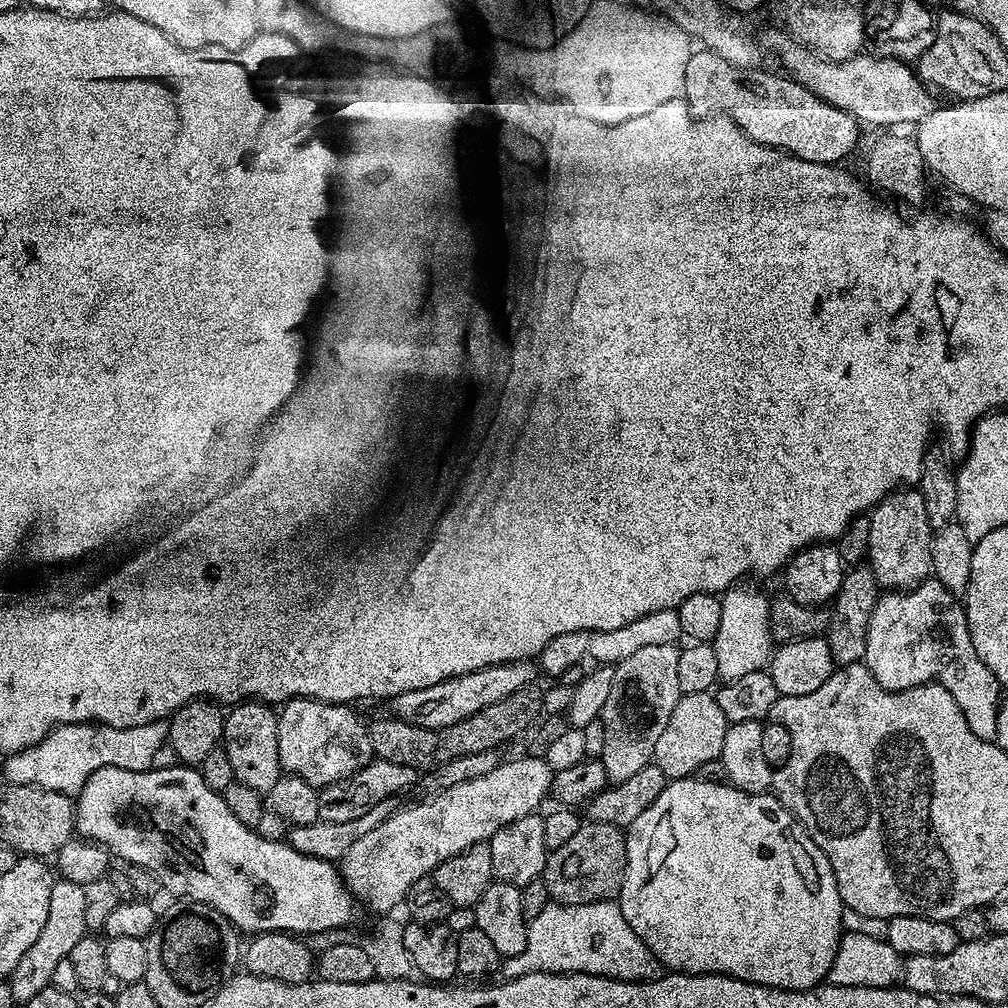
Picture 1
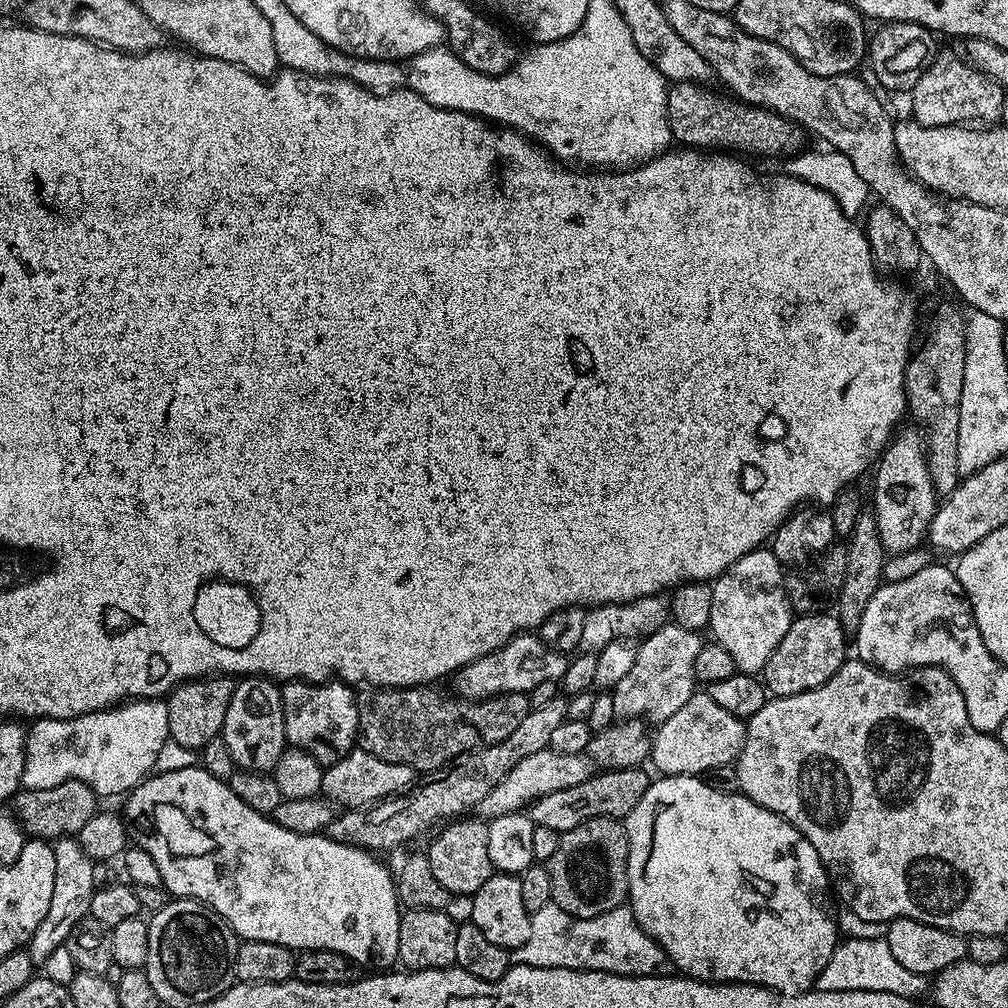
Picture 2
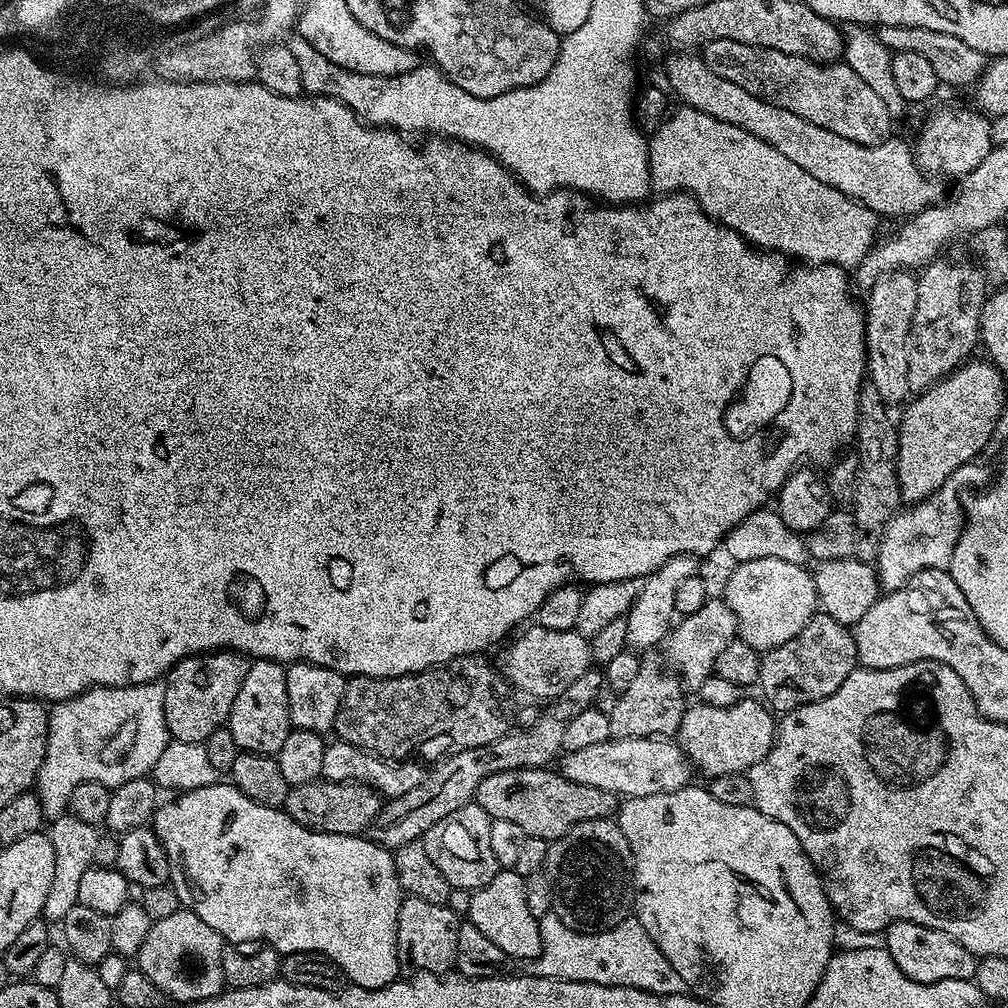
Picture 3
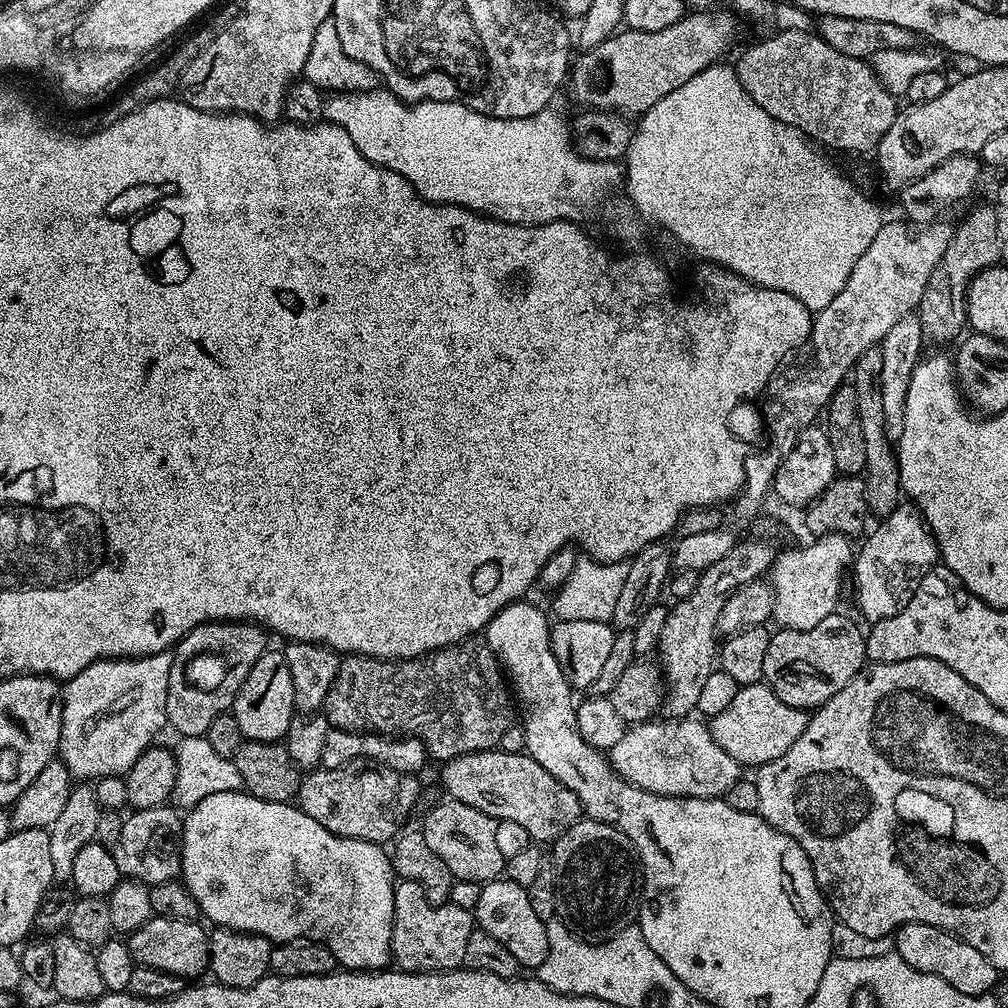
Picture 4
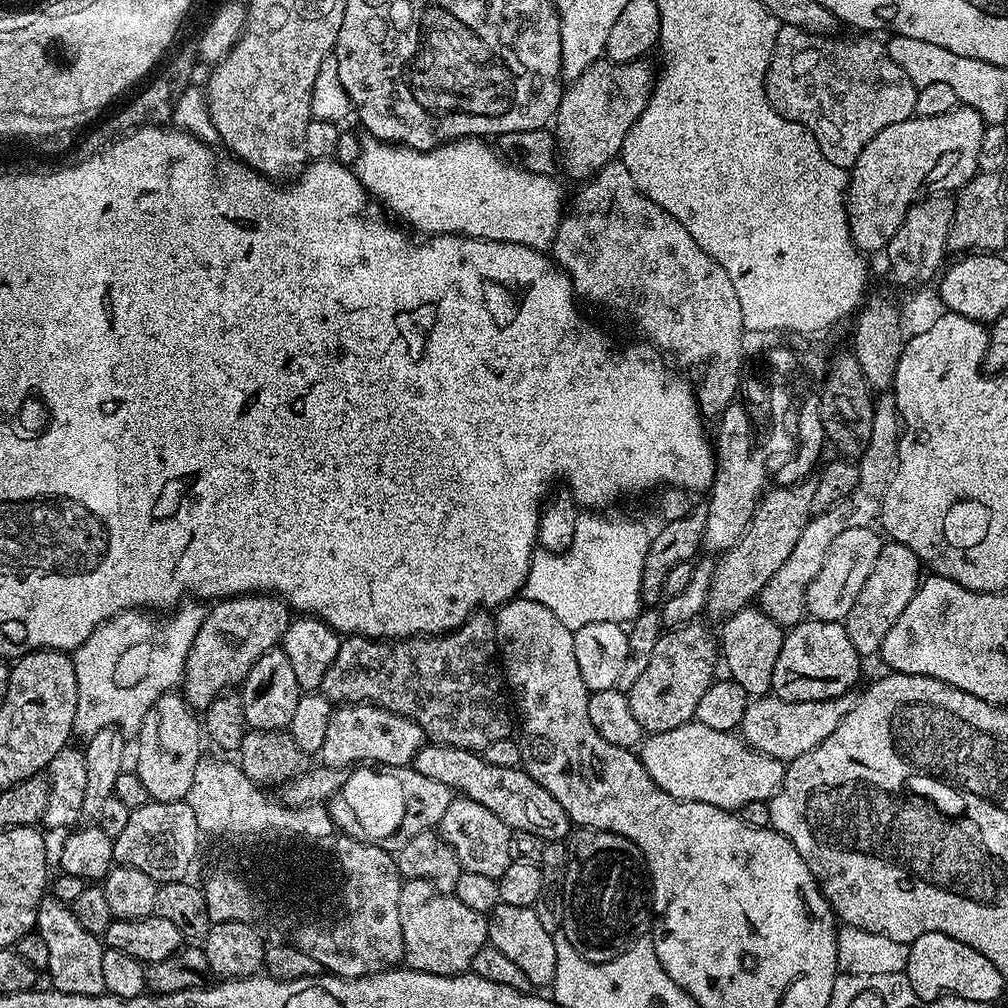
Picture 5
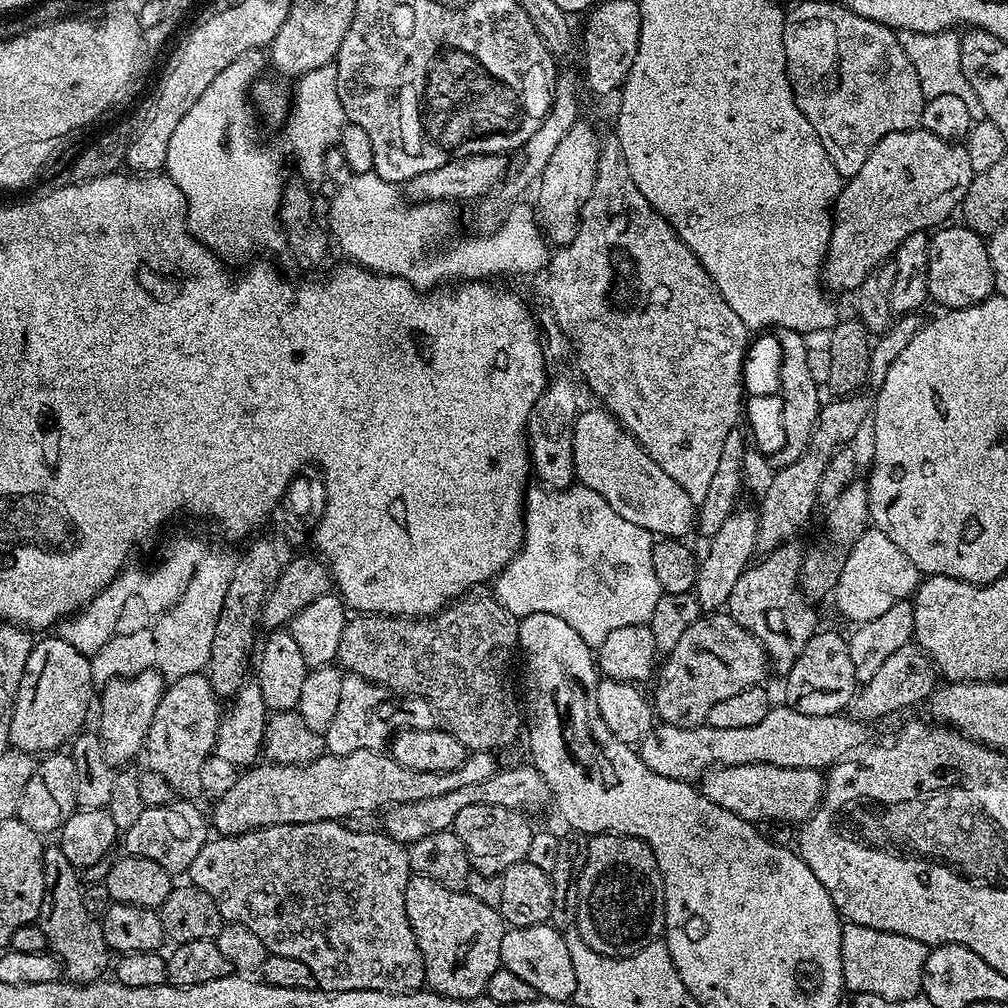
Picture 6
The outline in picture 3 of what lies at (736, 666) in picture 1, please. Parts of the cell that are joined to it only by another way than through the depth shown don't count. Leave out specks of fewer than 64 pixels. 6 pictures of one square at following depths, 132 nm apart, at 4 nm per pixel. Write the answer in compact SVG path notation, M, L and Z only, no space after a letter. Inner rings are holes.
M759 558L737 563L724 584L724 599L736 619L739 639L763 654L790 642L806 622L817 615L815 582L805 565L794 565L780 558Z

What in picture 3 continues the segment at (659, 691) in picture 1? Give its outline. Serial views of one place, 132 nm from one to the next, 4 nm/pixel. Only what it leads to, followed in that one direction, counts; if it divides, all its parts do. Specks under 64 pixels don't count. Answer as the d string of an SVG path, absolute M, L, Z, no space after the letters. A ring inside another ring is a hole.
M710 598L702 610L675 621L672 631L662 644L663 659L678 673L685 689L699 690L702 682L713 675L714 658L718 658L722 646L730 646L730 642L737 639L737 636L736 619L730 606L722 598Z

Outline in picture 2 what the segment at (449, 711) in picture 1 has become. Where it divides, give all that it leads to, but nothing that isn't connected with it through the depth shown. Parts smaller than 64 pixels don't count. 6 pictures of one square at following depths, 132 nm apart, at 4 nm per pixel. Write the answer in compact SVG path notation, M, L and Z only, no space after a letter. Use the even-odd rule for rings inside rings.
M521 634L507 640L498 650L459 668L454 674L455 695L461 700L488 700L492 696L505 696L511 692L529 694L542 682L556 684L563 681L568 661L565 653L546 647L539 635Z

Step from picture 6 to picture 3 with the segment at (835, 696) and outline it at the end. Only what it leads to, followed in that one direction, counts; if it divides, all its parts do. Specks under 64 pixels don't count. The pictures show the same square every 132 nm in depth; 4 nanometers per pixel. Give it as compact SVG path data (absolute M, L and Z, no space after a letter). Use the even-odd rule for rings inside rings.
M817 614L802 626L802 630L798 630L798 634L794 634L794 638L790 638L790 642L782 642L782 646L761 655L758 688L764 691L763 699L773 713L783 714L800 704L809 704L834 694L834 690L850 678L857 666L853 629L828 615Z

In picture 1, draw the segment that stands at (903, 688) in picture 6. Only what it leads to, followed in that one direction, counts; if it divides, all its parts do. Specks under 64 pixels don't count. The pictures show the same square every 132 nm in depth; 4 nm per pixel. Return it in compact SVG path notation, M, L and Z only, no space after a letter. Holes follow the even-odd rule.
M708 692L681 695L674 706L674 714L670 714L670 722L666 722L666 730L658 734L652 759L669 781L691 777L706 762L720 759L722 742L726 740L729 727L726 714L722 714L715 695Z

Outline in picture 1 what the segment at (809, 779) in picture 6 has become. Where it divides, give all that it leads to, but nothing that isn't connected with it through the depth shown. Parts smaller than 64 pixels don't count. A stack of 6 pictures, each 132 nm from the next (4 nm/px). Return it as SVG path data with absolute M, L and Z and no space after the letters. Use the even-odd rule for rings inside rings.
M520 756L517 760L497 763L490 774L482 774L478 778L470 778L466 782L458 782L449 788L433 791L433 796L412 804L409 808L400 808L393 816L385 815L379 824L367 834L362 834L350 850L338 862L340 877L344 880L349 892L361 905L365 904L372 912L388 912L405 903L410 886L414 882L431 877L436 868L446 858L454 858L454 854L462 854L475 844L482 844L492 839L502 826L514 822L518 818L526 818L537 811L536 808L544 799L549 799L552 790L553 770L547 760L536 756Z

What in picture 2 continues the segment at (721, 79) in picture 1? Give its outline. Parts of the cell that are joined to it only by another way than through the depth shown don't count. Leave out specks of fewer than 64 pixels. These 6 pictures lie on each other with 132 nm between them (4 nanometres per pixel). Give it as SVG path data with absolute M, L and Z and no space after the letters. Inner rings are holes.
M681 80L673 83L668 89L668 128L672 131L672 140L680 143L677 145L687 146L692 150L712 150L715 149L712 148L715 144L729 145L732 148L749 148L750 151L761 152L764 156L784 156L783 158L791 157L805 147L805 129L787 116L779 116L771 108L758 108L735 99L732 101L724 96L715 96L704 88L707 87L690 80Z

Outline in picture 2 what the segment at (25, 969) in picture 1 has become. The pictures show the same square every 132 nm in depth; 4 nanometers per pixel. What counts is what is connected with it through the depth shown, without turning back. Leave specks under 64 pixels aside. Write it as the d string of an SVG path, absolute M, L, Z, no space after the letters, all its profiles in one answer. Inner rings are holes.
M61 838L52 844L52 849L54 850L54 895L50 898L50 910L46 910L46 918L42 918L38 930L34 930L26 945L32 963L36 966L44 965L53 950L58 950L58 946L67 944L72 939L73 932L88 916L90 898L98 887L97 865L86 854L86 850L82 850L79 839Z

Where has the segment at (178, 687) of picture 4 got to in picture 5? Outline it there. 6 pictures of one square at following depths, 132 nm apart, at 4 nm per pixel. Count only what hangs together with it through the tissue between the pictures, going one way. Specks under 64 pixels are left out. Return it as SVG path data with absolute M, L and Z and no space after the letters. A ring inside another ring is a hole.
M249 594L247 596L229 596L226 600L215 601L205 611L202 630L198 630L198 638L194 638L194 646L190 646L190 654L186 658L182 695L193 709L203 710L210 706L216 696L227 693L235 686L243 685L248 672L271 648L283 641L290 623L290 609L278 596L271 594Z

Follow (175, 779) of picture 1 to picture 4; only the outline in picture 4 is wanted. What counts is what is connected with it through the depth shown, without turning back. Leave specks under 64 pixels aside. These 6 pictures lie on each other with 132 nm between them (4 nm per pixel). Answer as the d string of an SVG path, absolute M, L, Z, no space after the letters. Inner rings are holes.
M239 790L210 794L192 808L187 809L182 820L184 833L180 836L180 876L182 883L194 894L198 902L200 915L206 921L213 920L213 925L222 928L233 928L236 932L249 932L255 936L265 936L273 945L289 944L292 940L316 940L324 944L334 954L341 969L353 972L379 972L393 963L392 927L394 926L394 890L398 877L392 870L392 857L379 844L365 840L355 840L345 836L336 836L326 826L318 826L310 814L306 814L292 802L270 802L259 800L249 792Z

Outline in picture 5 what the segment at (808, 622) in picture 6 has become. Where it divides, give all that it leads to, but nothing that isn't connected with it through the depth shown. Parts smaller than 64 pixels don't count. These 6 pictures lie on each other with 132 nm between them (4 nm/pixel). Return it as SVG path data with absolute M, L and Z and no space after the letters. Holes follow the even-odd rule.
M749 606L723 621L718 631L718 648L722 653L722 664L728 667L727 675L749 698L759 698L772 692L774 662L778 660L778 650L782 650L785 629L775 624L763 610Z

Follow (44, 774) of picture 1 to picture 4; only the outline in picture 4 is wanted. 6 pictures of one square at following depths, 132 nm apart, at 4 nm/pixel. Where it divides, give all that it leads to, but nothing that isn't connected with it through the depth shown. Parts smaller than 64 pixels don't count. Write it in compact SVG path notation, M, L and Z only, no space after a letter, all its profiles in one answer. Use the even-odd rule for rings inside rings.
M172 652L118 660L96 660L86 670L74 674L62 688L62 734L59 759L80 782L95 782L105 776L124 776L168 724L166 690L170 682Z

